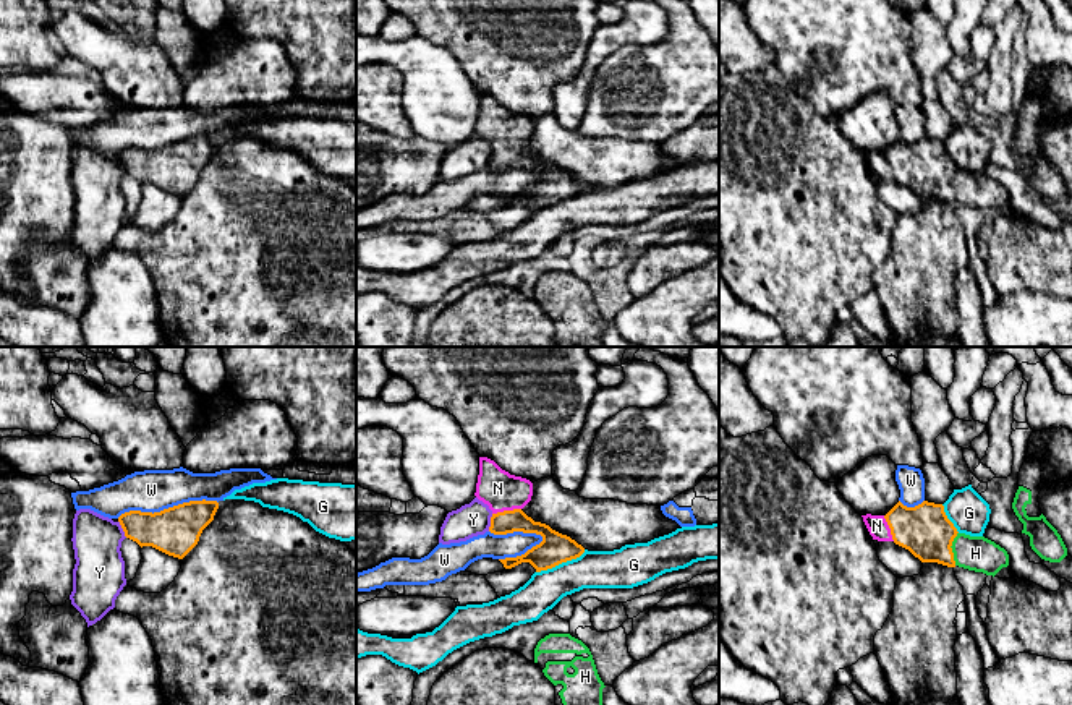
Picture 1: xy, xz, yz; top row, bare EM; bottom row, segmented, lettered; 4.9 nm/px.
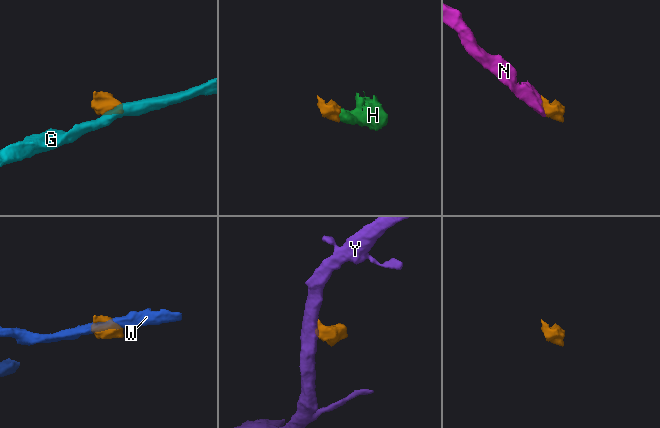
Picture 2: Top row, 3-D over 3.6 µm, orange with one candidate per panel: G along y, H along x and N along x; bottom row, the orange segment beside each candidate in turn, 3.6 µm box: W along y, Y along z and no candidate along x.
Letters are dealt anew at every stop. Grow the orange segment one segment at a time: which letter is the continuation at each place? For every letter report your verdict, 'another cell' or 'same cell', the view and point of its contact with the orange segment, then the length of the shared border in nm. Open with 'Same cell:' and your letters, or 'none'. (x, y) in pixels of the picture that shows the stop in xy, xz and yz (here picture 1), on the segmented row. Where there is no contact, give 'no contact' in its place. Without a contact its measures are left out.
Same cell: H, N
G: another cell; meets orange in xz at (561, 563); contact 280 nm long
H: same cell; meets orange in yz at (951, 548); contact 170 nm long
N: same cell; meets orange in xz at (506, 511); contact 150 nm long
W: another cell; meets orange in xy at (169, 508); contact 500 nm long
Y: another cell; meets orange in xz at (491, 522); contact 90 nm long

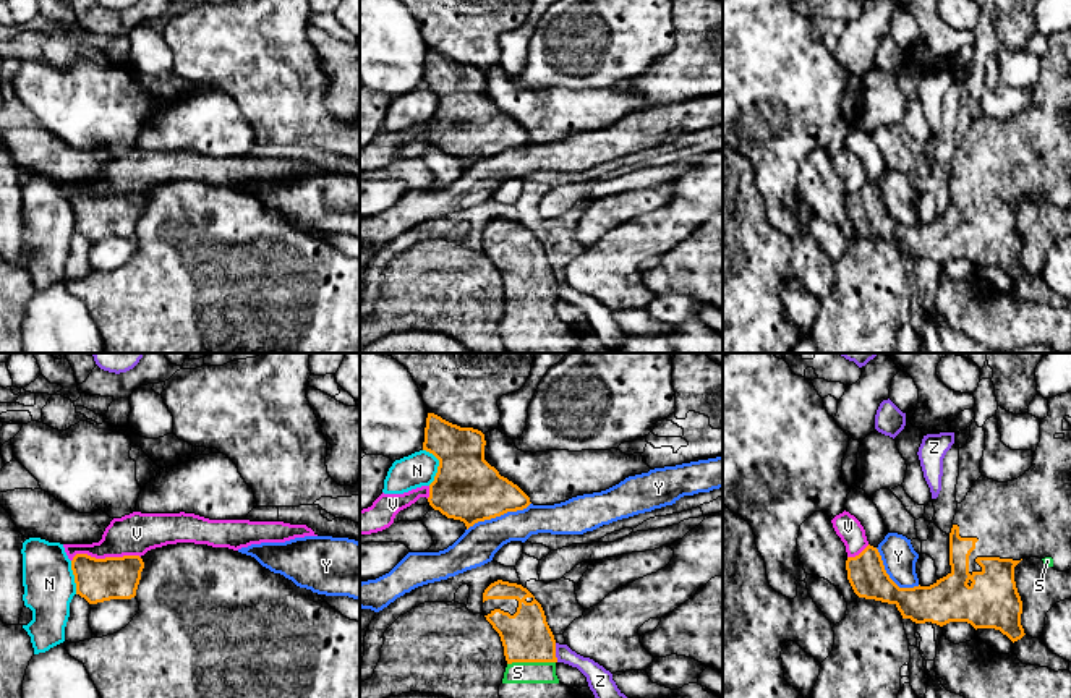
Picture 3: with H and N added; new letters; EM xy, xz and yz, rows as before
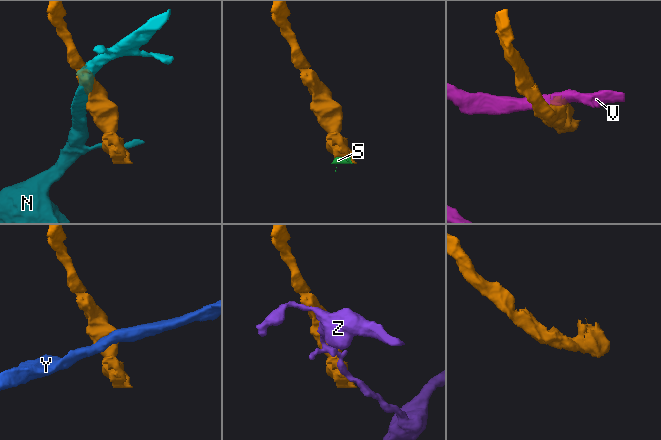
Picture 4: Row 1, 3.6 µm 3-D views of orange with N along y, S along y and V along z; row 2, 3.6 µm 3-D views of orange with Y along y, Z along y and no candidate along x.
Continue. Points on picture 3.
Same cell: S
N: another cell; meets orange in xz at (439, 465); contact 190 nm long
S: same cell; meets orange in xz at (530, 661); contact 240 nm long
V: another cell; meets orange in xy at (106, 557); contact 340 nm long
Y: another cell; meets orange in xz at (498, 515); contact 340 nm long
Z: another cell; meets orange in xz at (554, 653); contact 100 nm long

